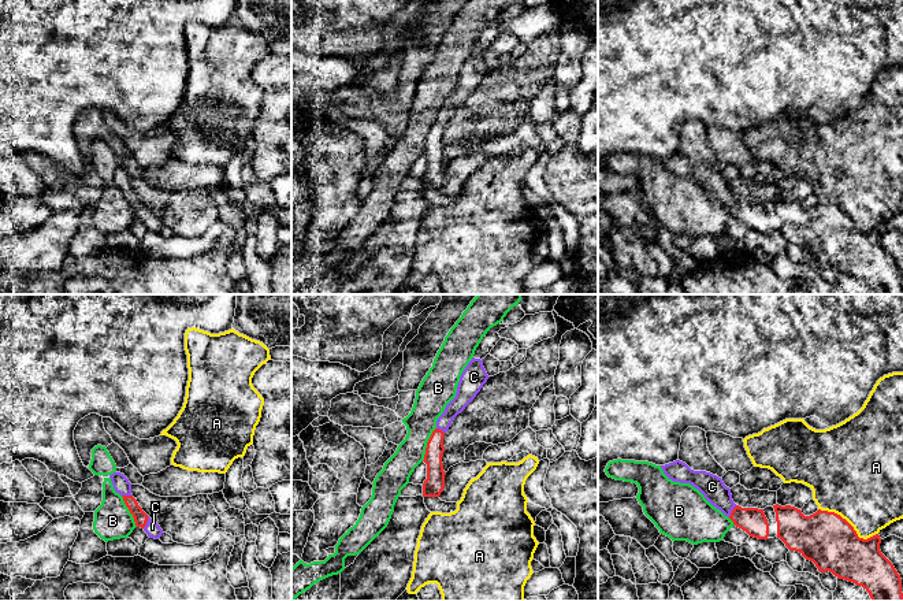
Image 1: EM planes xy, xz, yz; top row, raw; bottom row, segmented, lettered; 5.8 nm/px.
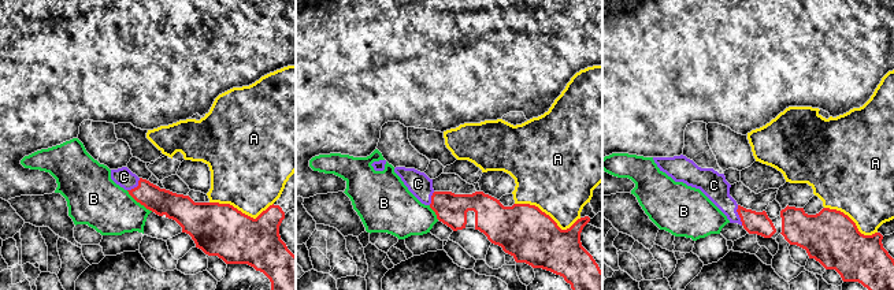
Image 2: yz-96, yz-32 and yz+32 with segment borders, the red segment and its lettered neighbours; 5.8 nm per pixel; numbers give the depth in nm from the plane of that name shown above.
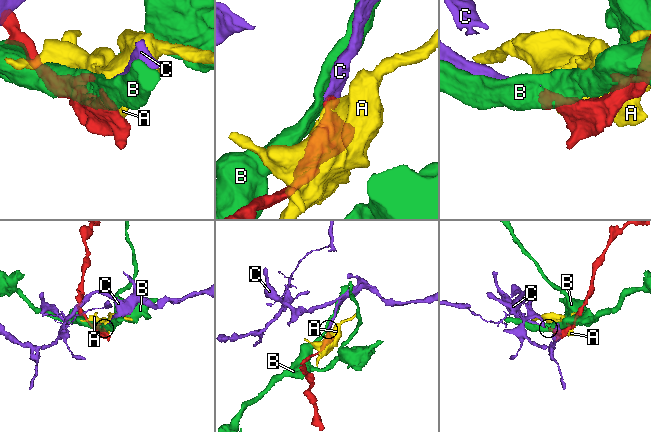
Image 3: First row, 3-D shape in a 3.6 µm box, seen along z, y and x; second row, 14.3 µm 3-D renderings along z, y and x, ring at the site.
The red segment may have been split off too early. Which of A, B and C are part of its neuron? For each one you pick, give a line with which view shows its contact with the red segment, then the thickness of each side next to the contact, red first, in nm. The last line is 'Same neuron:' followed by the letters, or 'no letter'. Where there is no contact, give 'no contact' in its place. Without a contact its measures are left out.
C: yz | 160/140 nm
Same neuron: C

